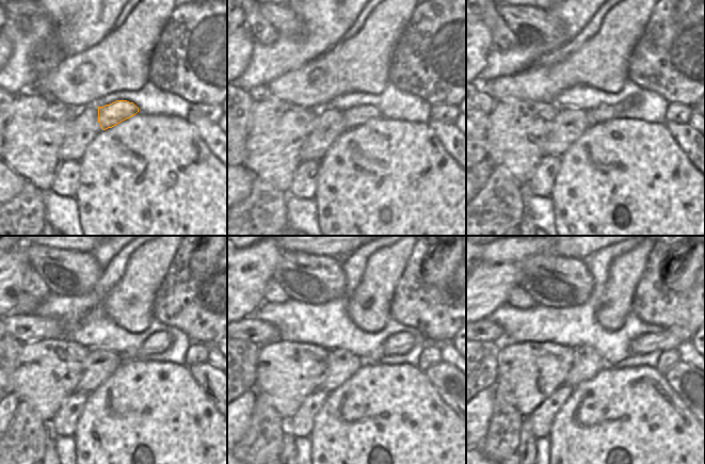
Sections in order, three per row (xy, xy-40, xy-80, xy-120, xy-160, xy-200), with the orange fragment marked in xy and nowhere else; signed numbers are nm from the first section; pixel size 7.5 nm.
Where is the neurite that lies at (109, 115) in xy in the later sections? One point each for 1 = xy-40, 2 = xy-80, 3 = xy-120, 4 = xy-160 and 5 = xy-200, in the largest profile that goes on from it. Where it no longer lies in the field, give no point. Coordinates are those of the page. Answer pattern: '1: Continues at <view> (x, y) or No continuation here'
1: Continues at xy-40 (356, 115)
2: Continues at xy-80 (605, 112)
3: Continues at xy-120 (158, 342)
4: Continues at xy-160 (400, 344)
5: Continues at xy-200 (670, 338)

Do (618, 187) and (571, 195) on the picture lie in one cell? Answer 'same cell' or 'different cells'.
same cell

